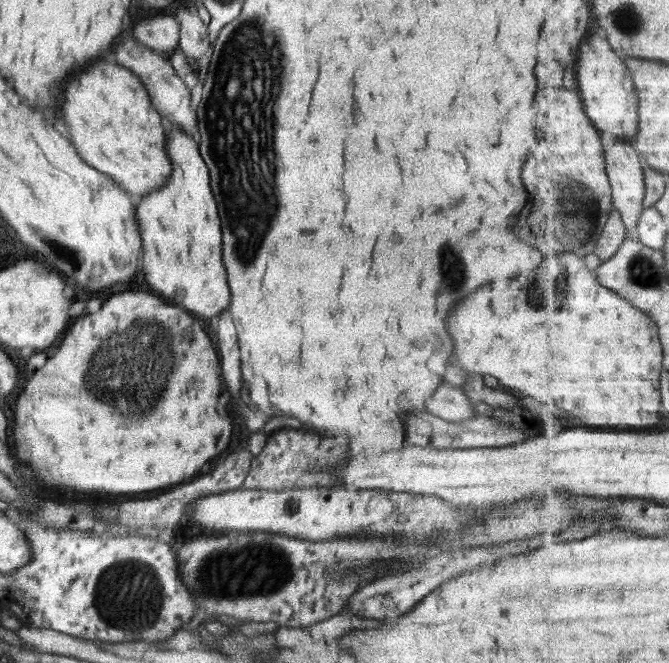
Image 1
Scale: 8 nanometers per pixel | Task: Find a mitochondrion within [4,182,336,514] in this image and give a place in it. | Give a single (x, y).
(146, 354)

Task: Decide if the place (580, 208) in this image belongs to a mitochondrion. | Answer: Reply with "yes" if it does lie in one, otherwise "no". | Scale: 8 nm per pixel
yes

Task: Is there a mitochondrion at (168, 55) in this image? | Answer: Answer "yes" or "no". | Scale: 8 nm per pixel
no

